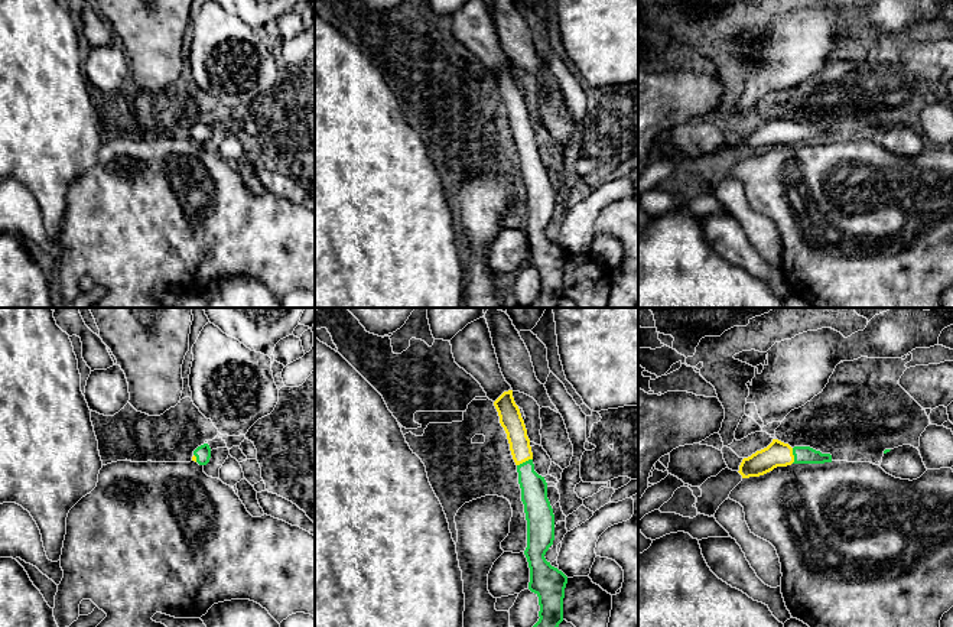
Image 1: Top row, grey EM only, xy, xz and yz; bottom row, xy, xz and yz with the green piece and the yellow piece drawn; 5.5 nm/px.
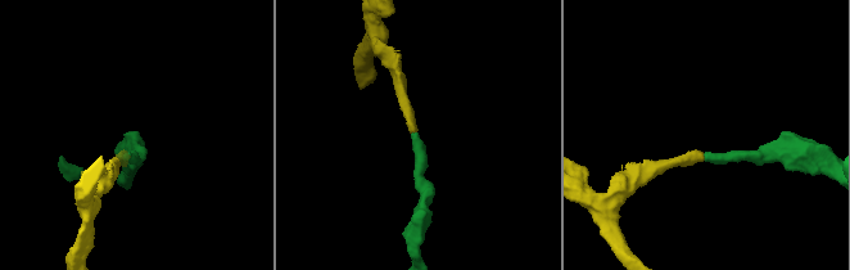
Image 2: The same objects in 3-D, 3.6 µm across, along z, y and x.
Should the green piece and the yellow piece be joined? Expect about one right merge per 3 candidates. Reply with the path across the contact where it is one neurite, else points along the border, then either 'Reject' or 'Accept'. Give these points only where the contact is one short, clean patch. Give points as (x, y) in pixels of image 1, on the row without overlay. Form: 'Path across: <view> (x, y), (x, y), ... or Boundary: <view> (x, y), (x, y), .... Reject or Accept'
Path across: xz (533, 163), (526, 150), (526, 137), (510, 96). Accept

